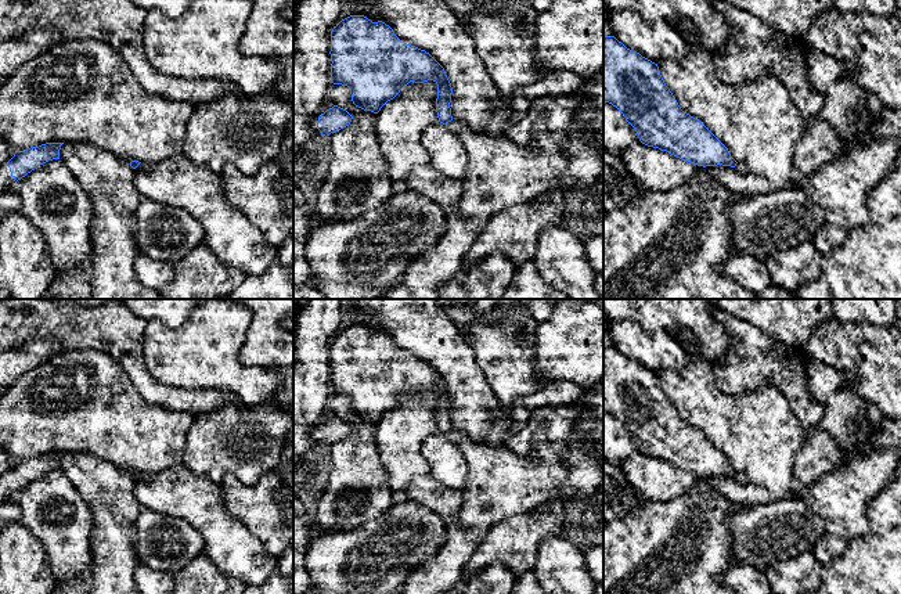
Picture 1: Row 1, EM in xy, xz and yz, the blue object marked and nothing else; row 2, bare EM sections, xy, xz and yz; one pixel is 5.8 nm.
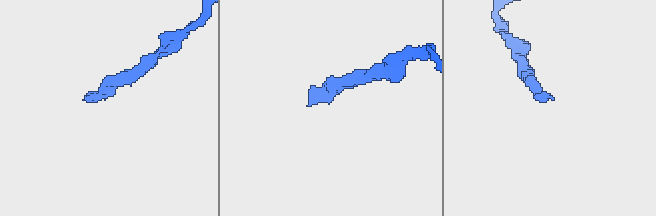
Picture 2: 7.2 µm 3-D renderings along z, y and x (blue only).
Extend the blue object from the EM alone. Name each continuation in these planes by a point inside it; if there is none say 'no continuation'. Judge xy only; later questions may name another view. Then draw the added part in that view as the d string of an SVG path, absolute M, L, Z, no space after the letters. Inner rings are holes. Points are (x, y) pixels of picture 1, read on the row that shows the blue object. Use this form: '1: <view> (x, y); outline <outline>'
1: xy (7, 182); outline M7 165L0 168L0 191L14 188L17 180L11 176L10 168Z

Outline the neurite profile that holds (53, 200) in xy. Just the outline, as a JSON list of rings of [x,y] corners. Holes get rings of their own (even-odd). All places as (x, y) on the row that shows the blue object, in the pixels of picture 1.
[[[53,159],[40,165],[37,169],[18,180],[15,188],[22,201],[21,212],[35,227],[42,231],[44,237],[46,252],[54,264],[57,274],[78,266],[91,253],[91,201],[82,188],[80,183],[61,159]]]

